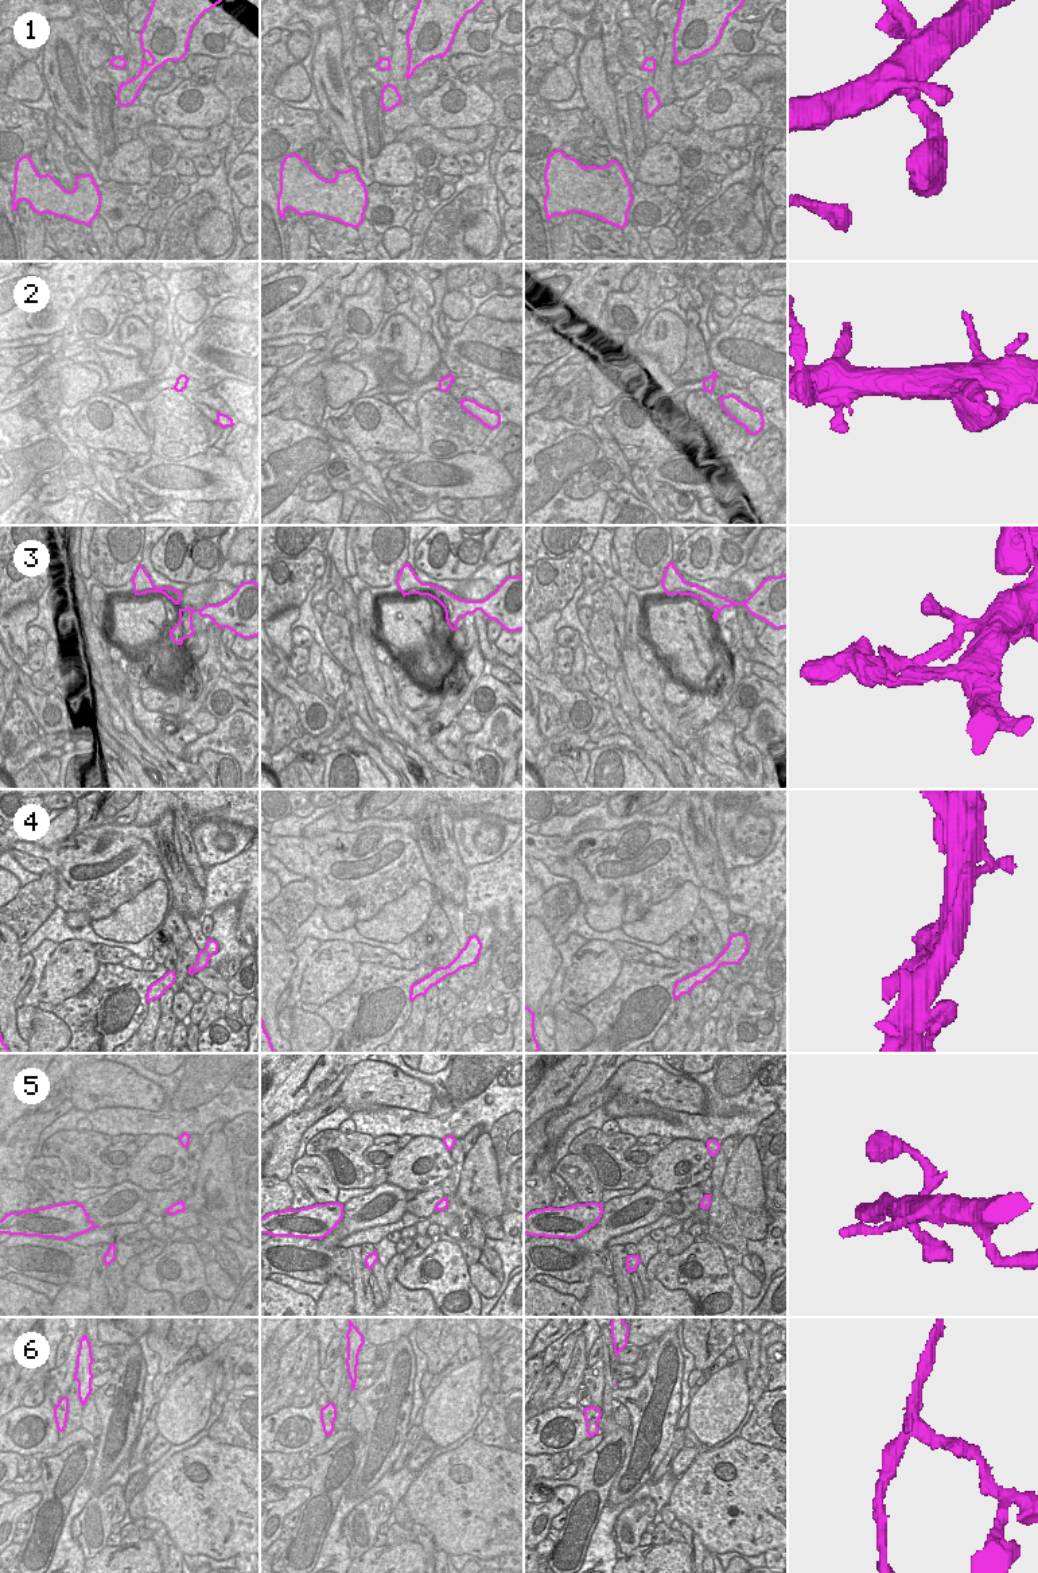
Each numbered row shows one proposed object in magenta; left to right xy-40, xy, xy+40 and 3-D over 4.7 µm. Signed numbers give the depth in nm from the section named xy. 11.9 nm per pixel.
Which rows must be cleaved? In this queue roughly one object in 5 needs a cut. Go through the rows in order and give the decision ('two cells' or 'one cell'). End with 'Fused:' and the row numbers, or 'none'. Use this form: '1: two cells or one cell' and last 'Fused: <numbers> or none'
1: one cell
2: one cell
3: one cell
4: one cell
5: one cell
6: two cells
Fused: 6

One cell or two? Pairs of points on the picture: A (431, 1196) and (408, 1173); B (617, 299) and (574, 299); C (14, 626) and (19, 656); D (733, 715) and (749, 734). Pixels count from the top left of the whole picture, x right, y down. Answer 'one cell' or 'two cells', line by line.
A: two cells
B: two cells
C: one cell
D: two cells

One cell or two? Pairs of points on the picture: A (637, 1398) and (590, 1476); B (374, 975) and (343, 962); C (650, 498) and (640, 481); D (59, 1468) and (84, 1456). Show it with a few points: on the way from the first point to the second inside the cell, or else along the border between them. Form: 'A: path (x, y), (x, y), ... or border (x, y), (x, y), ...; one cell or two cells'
A: border (632, 1432), (622, 1463); two cells
B: border (361, 963), (357, 977), (339, 993); two cells
C: path (648, 494), (641, 485); one cell
D: path (65, 1468), (69, 1468), (78, 1459); one cell

